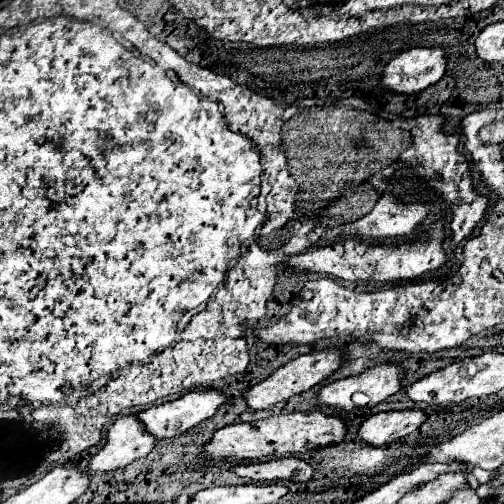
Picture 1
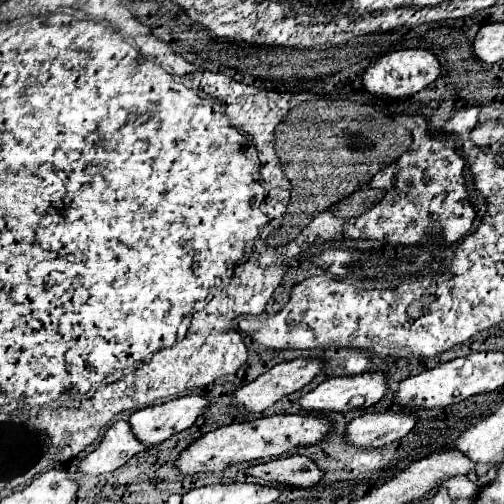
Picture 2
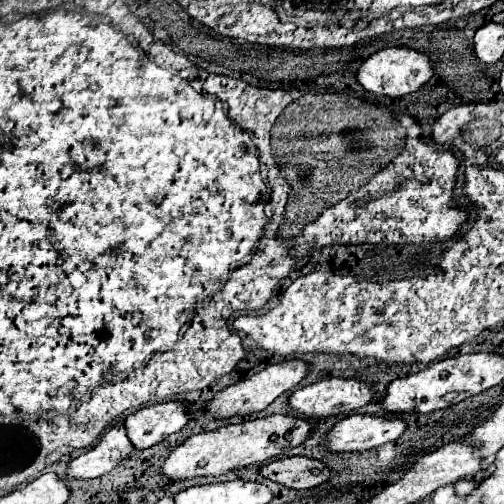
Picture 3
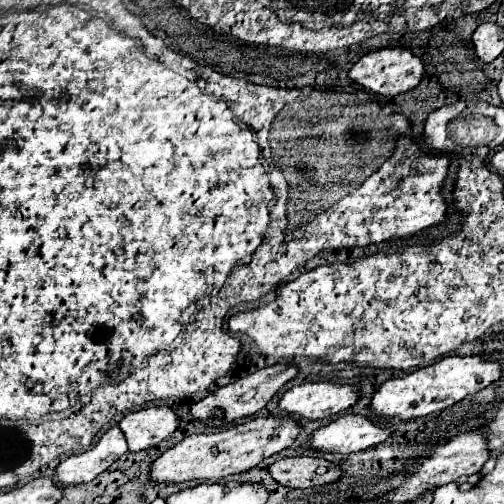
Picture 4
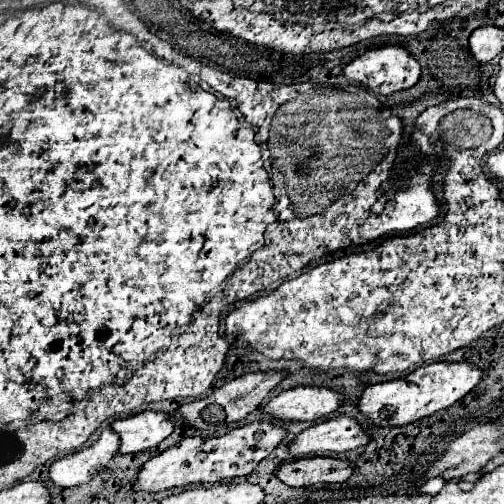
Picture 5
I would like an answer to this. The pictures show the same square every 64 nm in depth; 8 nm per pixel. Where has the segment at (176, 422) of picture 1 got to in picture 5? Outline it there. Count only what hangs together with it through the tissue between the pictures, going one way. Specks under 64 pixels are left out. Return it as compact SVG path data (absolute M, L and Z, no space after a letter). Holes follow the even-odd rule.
M144 410L140 414L116 420L112 430L120 434L122 440L122 454L142 452L148 448L158 446L164 438L168 438L174 430L174 422L166 412Z

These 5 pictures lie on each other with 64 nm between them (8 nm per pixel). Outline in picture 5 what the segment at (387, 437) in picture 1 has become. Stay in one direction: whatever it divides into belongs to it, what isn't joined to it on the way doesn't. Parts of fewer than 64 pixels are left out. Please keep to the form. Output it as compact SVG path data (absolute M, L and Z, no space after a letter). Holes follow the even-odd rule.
M336 416L304 430L290 446L290 452L296 456L314 456L320 452L344 454L348 450L366 446L370 440L372 434L368 434L358 420L350 416Z

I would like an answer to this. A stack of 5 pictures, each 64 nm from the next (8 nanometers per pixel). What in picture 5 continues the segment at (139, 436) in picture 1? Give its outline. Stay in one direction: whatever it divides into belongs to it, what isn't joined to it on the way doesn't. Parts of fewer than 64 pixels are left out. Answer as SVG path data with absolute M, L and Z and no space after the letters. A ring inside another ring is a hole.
M106 428L92 446L56 460L50 466L50 478L56 486L64 488L86 484L94 478L94 474L104 470L104 466L118 454L118 450L120 436L112 432L112 428Z

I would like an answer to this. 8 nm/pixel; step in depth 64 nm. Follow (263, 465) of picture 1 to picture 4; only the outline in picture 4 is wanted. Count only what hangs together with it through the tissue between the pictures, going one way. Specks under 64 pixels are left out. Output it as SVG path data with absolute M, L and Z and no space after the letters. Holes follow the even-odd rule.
M282 458L268 466L270 476L290 488L310 488L336 482L342 474L338 464L324 458Z

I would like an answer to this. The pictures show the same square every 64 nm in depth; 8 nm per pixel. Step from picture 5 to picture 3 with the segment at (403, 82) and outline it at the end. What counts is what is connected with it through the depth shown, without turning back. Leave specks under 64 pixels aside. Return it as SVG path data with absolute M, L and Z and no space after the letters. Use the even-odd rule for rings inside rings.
M386 48L376 54L372 54L358 70L356 78L358 82L374 94L390 96L390 98L400 98L410 92L420 90L430 78L434 76L434 68L430 58L424 52L416 52L412 48Z

